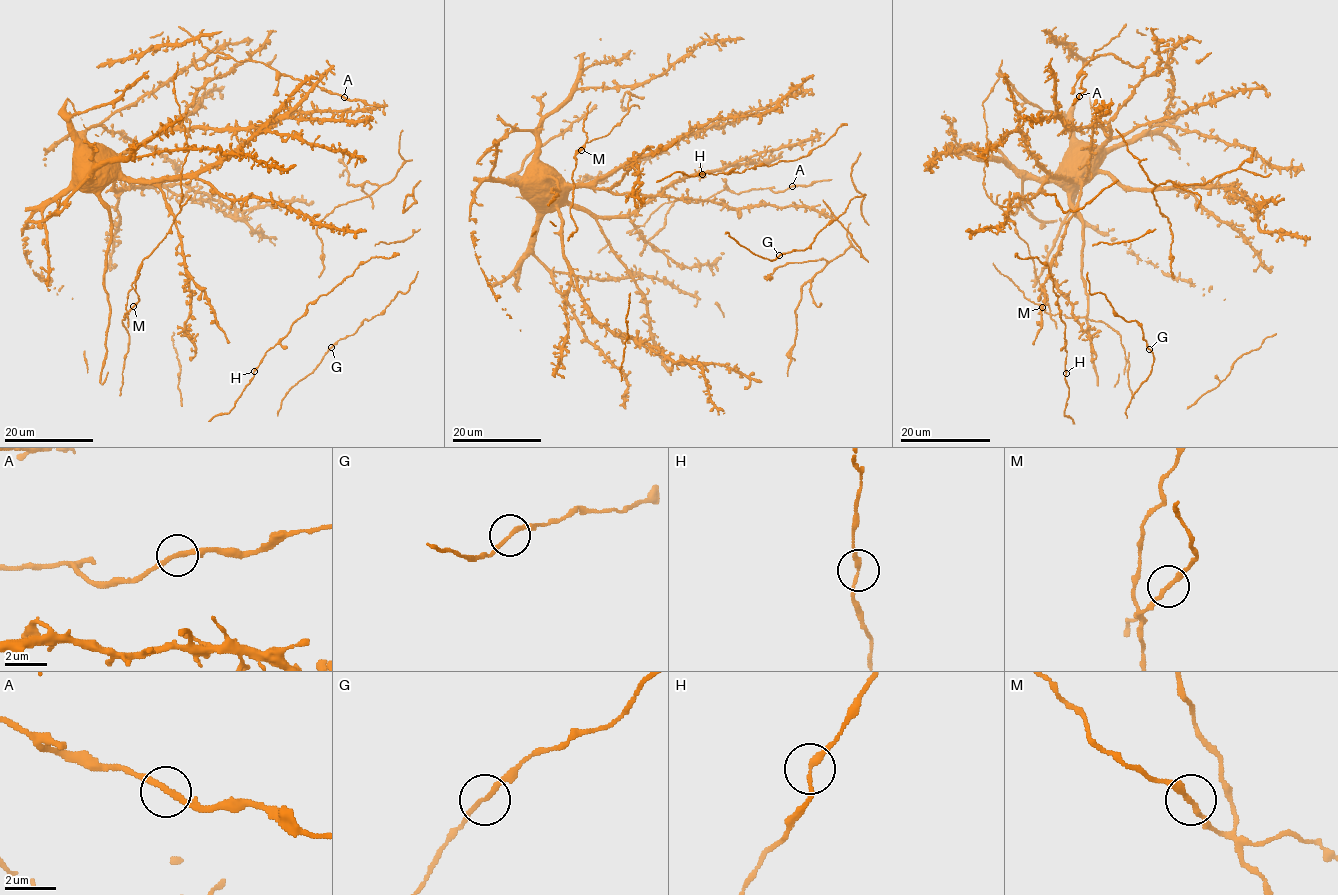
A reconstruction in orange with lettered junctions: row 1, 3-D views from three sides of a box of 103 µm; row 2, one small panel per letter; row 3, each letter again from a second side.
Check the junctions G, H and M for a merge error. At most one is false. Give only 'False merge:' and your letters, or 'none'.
False merge: H

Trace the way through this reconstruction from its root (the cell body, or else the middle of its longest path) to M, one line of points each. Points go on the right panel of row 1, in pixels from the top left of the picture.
M: (1079, 179), (1028, 175), (983, 160), (979, 149), (988, 146), (983, 188), (1028, 246), (1049, 311), (1042, 307)

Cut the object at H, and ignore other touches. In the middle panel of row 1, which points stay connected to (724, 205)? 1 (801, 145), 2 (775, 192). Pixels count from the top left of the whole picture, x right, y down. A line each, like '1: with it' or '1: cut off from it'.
1: with it
2: cut off from it

